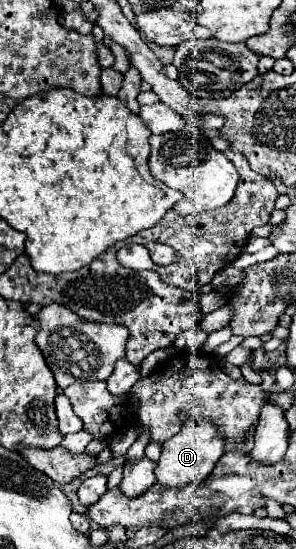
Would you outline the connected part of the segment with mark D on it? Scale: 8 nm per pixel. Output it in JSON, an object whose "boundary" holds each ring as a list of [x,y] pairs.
{"boundary":[[[203,418],[187,420],[183,424],[183,430],[179,434],[175,434],[173,438],[169,438],[169,442],[165,442],[161,448],[163,448],[163,452],[157,462],[155,476],[163,488],[183,488],[193,482],[203,482],[203,478],[207,478],[211,474],[217,460],[225,452],[223,440],[215,432],[215,424],[209,420],[203,420]]]}

